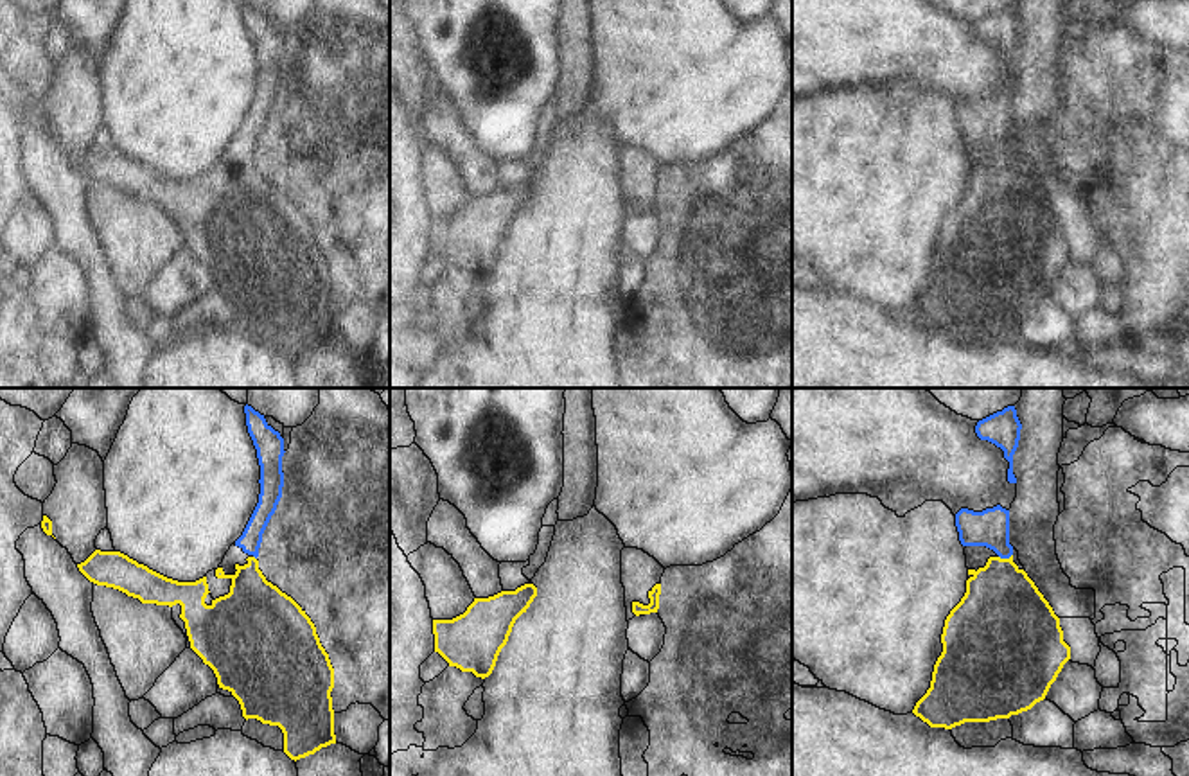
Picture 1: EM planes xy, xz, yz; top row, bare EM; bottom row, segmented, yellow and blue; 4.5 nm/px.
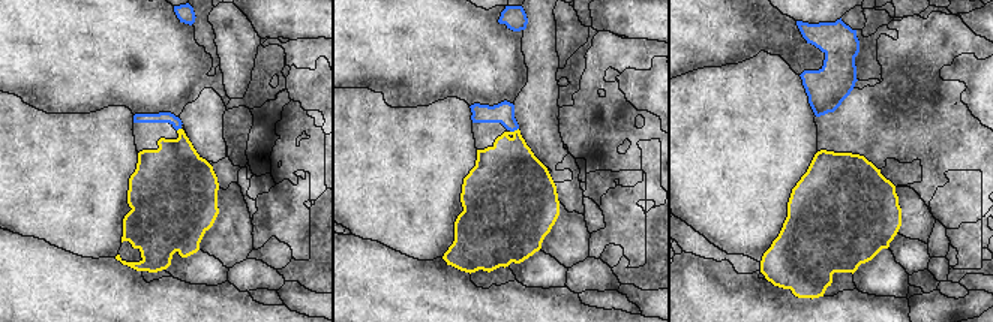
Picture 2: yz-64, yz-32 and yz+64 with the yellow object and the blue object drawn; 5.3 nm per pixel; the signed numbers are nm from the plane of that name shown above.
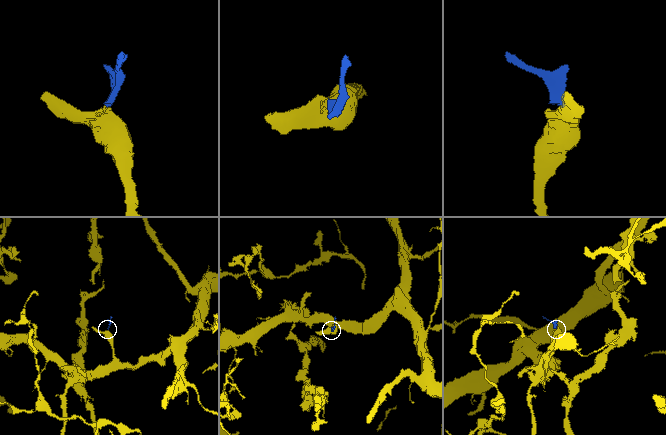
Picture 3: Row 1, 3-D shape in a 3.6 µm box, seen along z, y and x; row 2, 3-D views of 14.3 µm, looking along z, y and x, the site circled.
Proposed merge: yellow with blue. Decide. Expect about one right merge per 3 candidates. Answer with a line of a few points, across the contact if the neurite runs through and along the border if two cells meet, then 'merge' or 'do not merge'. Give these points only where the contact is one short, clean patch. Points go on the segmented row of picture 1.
line yz (1003, 615), (1004, 559), (1004, 550), (990, 529); merge

